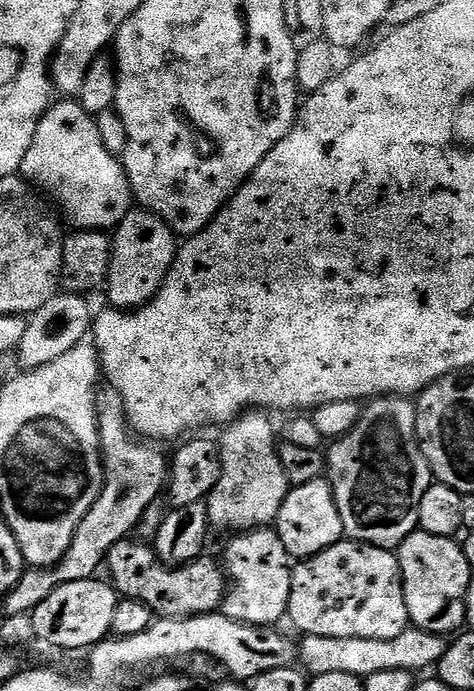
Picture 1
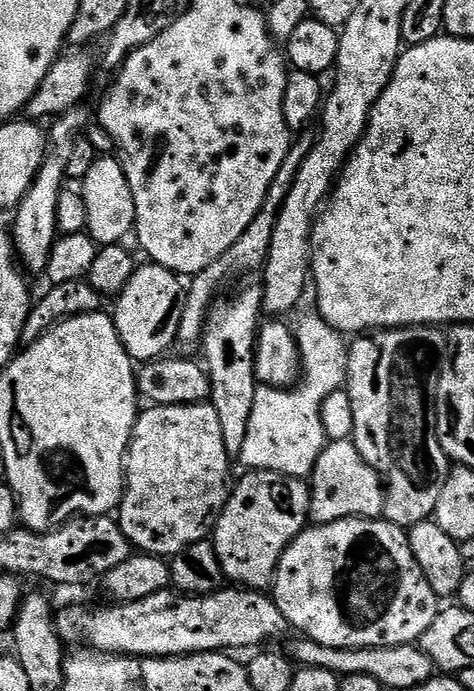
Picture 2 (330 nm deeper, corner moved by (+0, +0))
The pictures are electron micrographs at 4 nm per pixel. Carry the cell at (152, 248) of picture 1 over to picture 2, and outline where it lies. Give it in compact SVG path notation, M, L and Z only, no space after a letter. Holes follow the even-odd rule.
M144 262L141 268L139 265L133 271L130 282L126 282L126 286L114 300L118 338L133 361L159 360L167 353L164 351L168 347L176 344L178 322L182 322L185 295L185 281L176 273L163 268L161 264Z

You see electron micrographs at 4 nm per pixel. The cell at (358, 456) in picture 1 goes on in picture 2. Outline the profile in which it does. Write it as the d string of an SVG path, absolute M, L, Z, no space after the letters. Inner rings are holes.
M439 327L390 328L353 339L348 348L346 391L354 410L351 441L358 454L380 475L384 483L383 519L405 530L429 519L438 506L438 494L450 471L450 461L436 437L434 393L440 365L446 355L446 336Z

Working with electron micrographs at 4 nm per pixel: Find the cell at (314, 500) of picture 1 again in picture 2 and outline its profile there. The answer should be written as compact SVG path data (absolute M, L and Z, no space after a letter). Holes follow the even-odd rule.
M351 440L325 443L310 477L308 514L313 525L363 518L375 520L384 515L384 483L380 475L358 454Z

